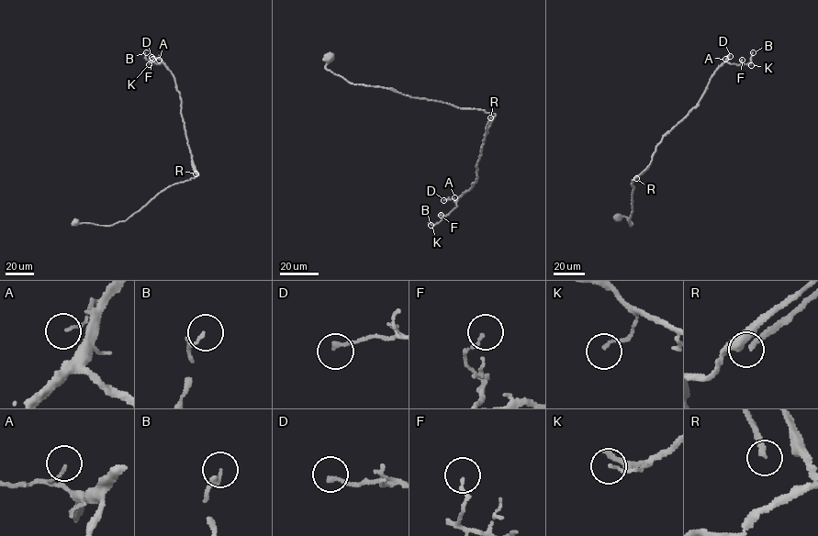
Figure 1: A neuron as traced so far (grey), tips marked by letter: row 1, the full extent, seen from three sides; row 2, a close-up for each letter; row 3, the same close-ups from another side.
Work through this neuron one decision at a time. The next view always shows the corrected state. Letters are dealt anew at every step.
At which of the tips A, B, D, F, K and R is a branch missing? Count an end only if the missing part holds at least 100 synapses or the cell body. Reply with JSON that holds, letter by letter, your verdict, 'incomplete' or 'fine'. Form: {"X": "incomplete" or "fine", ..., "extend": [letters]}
{"A": "fine", "B": "fine", "D": "fine", "F": "fine", "K": "fine", "R": "incomplete", "extend": ["R"]}

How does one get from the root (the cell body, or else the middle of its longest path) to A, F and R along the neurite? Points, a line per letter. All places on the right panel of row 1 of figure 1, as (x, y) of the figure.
A: (617, 217), (626, 217), (632, 225), (628, 220), (632, 181), (650, 164), (662, 137), (696, 106), (725, 59)
F: (617, 217), (632, 225), (632, 181), (650, 164), (662, 137), (696, 106), (716, 70), (742, 60)
R: (617, 217), (626, 217), (632, 225), (628, 220), (633, 210), (631, 184), (648, 166), (636, 178)

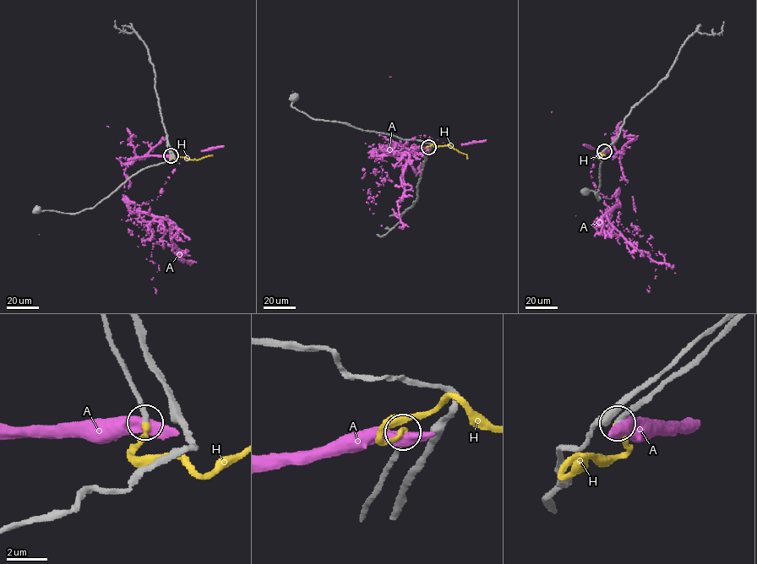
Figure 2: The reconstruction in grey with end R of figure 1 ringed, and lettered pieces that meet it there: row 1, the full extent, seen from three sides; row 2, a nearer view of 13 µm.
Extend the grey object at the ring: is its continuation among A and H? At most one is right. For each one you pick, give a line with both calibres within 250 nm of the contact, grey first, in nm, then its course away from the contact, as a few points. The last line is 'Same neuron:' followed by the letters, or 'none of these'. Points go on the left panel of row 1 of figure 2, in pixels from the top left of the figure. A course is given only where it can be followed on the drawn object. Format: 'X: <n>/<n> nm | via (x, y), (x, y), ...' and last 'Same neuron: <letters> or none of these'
H: 240/240 nm | via (171, 155), (170, 158), (176, 159), (186, 157), (197, 159), (212, 155)
Same neuron: H

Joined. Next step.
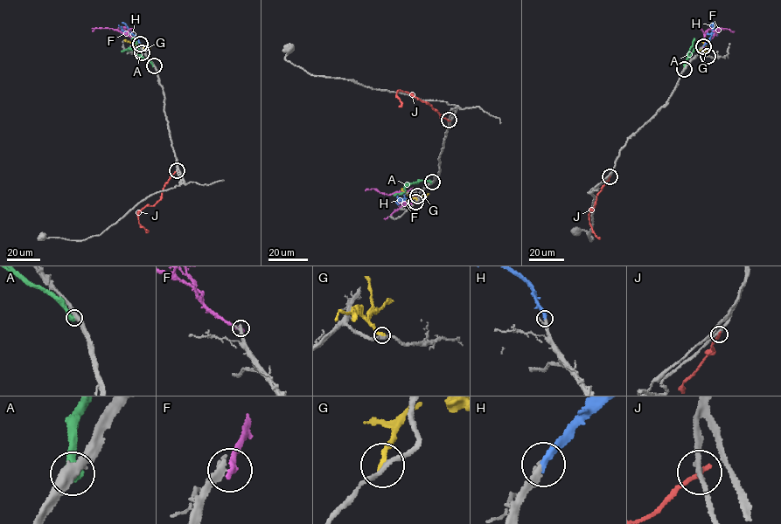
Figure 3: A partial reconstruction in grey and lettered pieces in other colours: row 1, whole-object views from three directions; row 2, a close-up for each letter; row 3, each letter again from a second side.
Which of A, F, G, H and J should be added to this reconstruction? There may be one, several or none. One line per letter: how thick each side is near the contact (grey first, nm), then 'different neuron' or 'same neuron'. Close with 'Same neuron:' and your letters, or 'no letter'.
A: calibres 440 and 550 nm; different neuron
F: calibres 260 and 280 nm; different neuron
G: calibres 220 and 300 nm; different neuron
H: calibres 240 and 320 nm; same neuron
J: calibres 240 and 240 nm; different neuron
Same neuron: H

